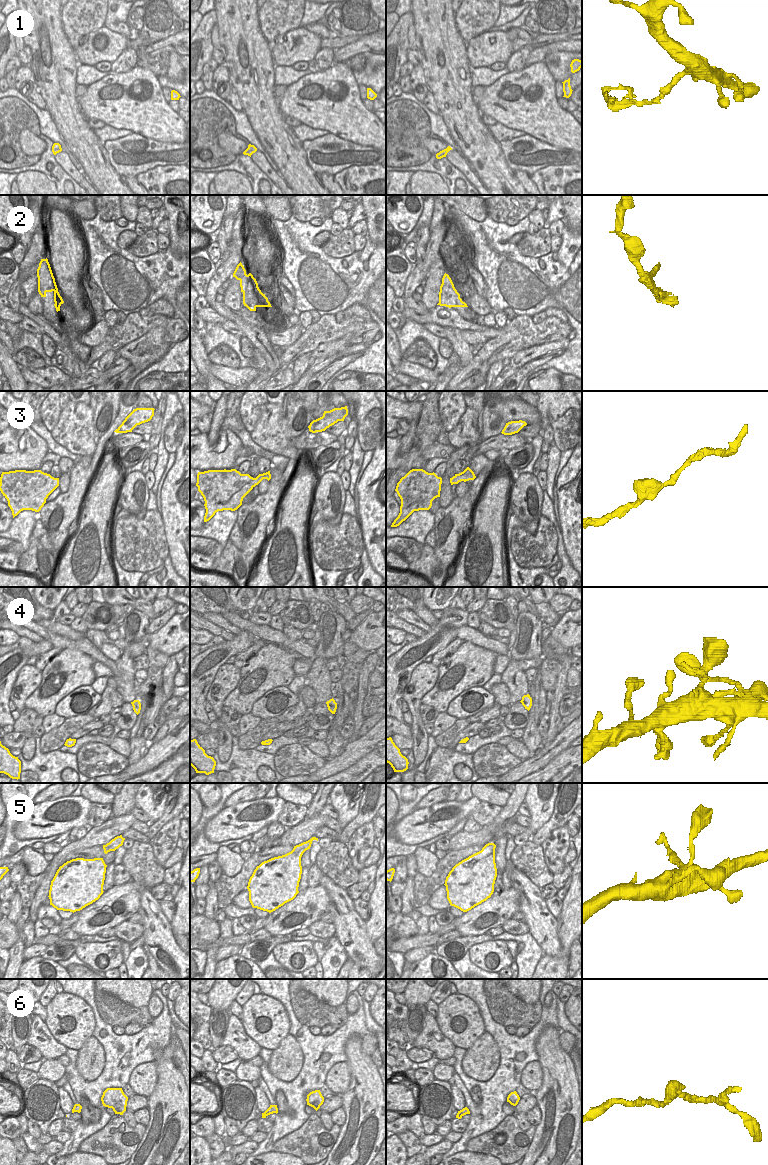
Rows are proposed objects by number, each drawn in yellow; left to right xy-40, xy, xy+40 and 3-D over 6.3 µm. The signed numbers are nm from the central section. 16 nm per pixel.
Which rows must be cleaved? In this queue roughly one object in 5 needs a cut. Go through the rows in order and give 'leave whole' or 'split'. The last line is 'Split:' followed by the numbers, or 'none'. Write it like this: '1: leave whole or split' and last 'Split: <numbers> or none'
1: split
2: split
3: leave whole
4: leave whole
5: leave whole
6: leave whole
Split: 1, 2

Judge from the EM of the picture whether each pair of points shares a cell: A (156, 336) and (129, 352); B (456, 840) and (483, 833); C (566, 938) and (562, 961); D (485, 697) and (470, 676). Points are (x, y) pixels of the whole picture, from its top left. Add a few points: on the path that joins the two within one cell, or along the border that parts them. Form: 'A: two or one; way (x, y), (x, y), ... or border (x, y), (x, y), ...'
A: one; way (149, 343), (140, 352), (136, 352)
B: one; way (463, 839), (476, 838)
C: one; way (565, 944), (564, 955)
D: two; border (481, 686), (472, 686), (456, 696)

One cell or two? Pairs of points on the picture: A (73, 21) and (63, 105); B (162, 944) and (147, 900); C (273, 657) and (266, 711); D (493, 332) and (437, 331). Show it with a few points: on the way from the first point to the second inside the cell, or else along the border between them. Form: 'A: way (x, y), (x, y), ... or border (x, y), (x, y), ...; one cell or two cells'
A: border (61, 22), (63, 32), (75, 52); two cells
B: way (157, 933), (151, 911); one cell
C: border (286, 685), (269, 689), (252, 706); two cells
D: border (423, 324), (437, 324), (441, 327); two cells

